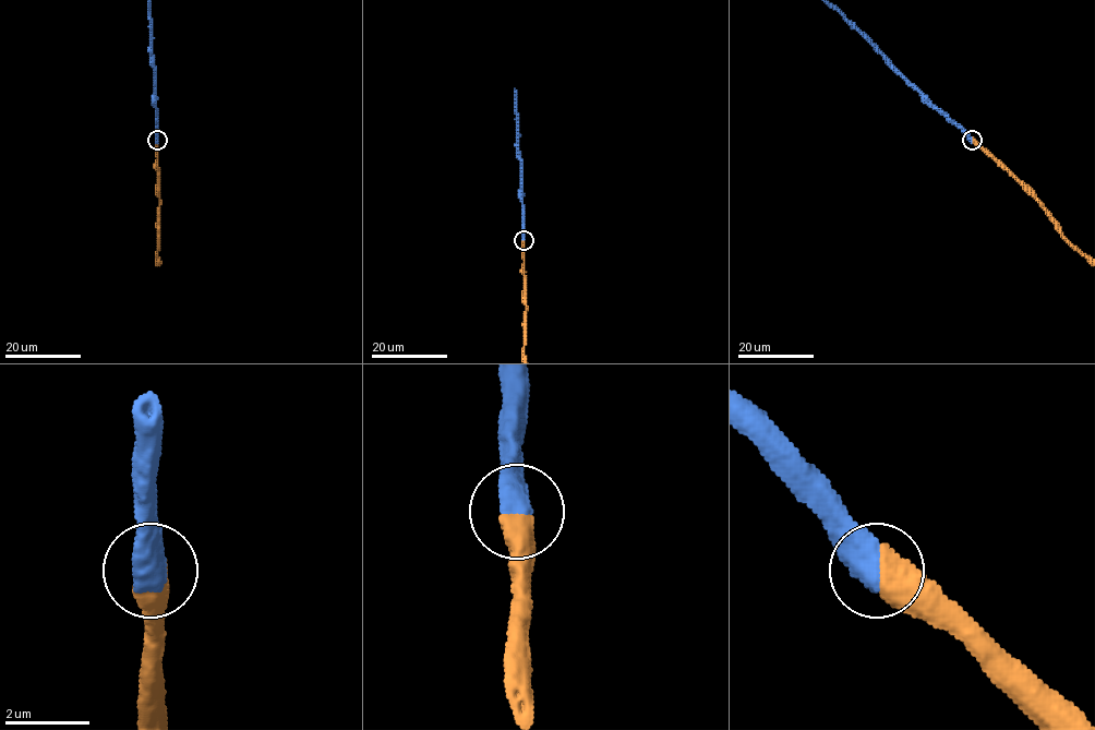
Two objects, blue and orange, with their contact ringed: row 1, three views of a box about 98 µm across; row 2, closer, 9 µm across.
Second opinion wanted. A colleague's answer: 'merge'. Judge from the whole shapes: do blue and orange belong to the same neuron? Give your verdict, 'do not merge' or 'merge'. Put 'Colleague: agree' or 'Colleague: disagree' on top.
Colleague: agree
merge

